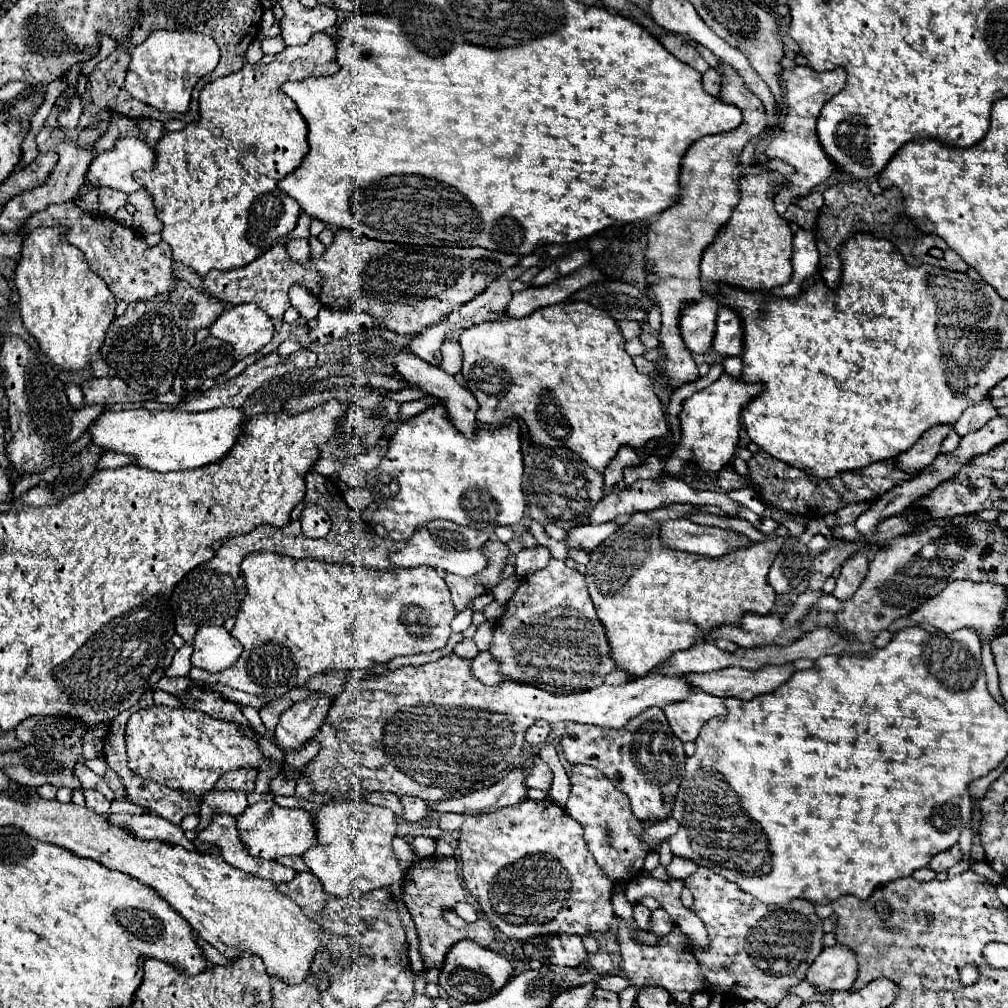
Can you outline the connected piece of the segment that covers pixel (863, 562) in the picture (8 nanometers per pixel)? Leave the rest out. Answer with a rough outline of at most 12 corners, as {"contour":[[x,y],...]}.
{"contour":[[864,555],[848,557],[832,595],[850,599],[868,571]]}

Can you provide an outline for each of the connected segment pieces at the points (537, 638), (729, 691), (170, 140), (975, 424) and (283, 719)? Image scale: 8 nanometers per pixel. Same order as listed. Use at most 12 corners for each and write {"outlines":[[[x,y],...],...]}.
{"outlines":[[[584,575],[522,579],[488,651],[508,679],[588,691],[616,669]],[[792,665],[758,671],[728,667],[688,673],[692,689],[716,697],[754,699],[772,693],[794,673]],[[334,39],[208,83],[134,179],[200,275],[296,229],[278,181],[310,145],[286,81]],[[992,399],[968,407],[954,423],[958,435],[982,429],[998,415]],[[324,691],[296,701],[280,715],[276,741],[300,749],[326,719]]]}

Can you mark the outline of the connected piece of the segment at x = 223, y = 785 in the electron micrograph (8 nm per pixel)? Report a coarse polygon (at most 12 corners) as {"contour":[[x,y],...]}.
{"contour":[[256,769],[230,771],[216,789],[254,789]]}

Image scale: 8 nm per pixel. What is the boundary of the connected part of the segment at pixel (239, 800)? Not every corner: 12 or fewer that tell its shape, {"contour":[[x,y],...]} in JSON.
{"contour":[[208,791],[200,803],[198,831],[212,815],[240,815],[248,807],[244,791]]}

